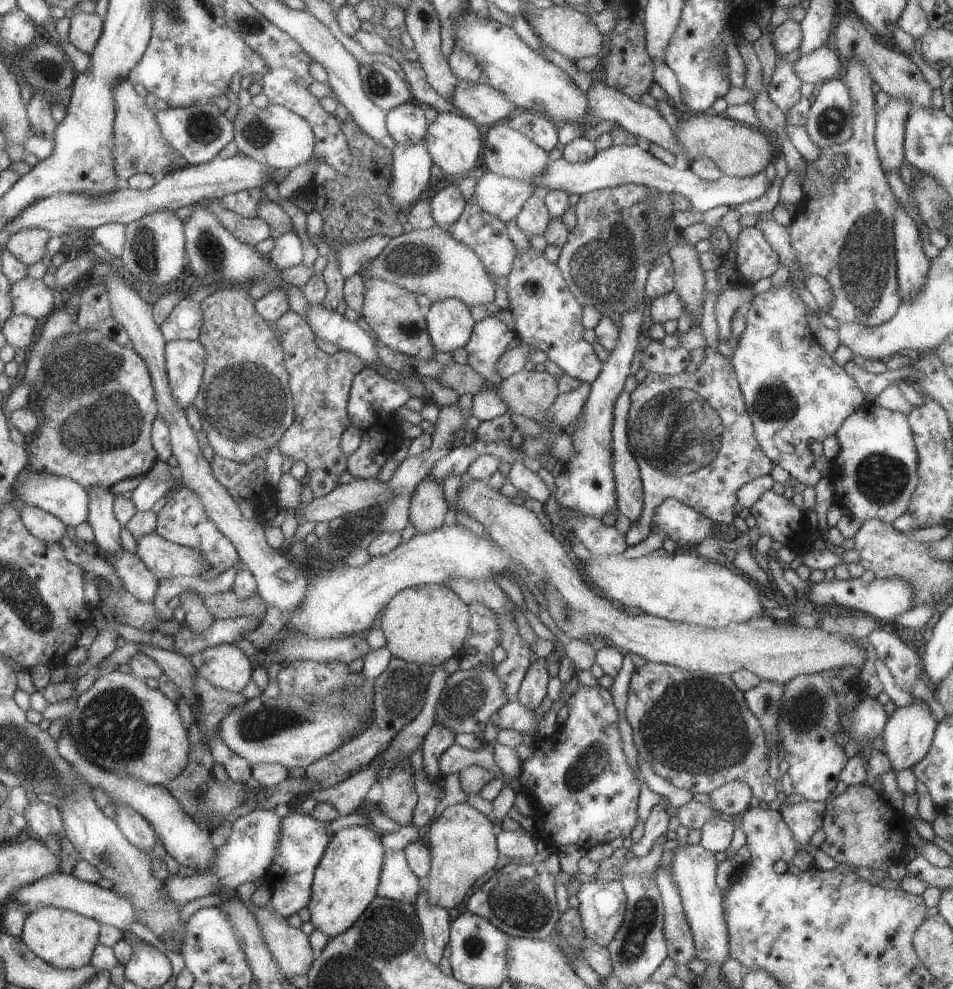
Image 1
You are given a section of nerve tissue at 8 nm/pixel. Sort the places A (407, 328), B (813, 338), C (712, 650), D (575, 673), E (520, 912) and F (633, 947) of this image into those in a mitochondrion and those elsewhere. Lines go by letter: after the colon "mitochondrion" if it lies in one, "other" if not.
A: mitochondrion
B: other
C: other
D: other
E: mitochondrion
F: mitochondrion

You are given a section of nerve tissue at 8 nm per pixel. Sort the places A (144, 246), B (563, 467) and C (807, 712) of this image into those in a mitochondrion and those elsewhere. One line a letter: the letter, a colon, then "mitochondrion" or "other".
A: mitochondrion
B: other
C: mitochondrion

